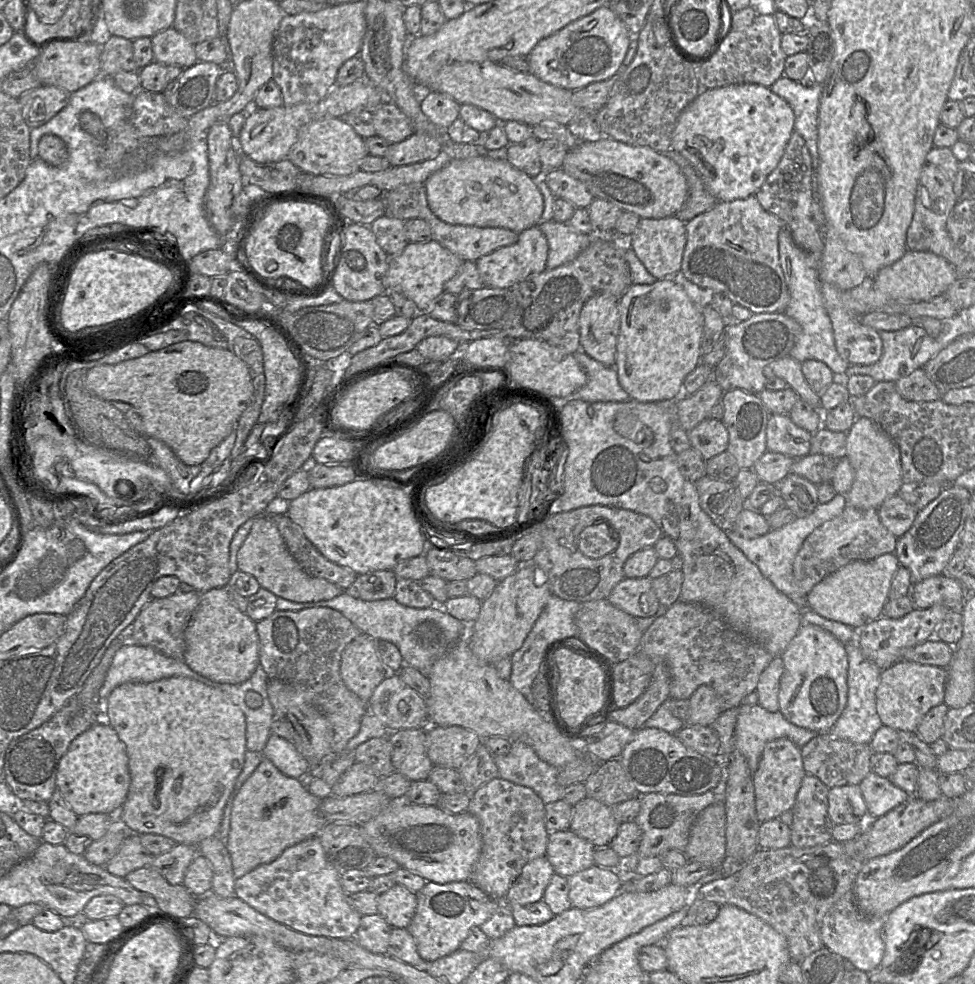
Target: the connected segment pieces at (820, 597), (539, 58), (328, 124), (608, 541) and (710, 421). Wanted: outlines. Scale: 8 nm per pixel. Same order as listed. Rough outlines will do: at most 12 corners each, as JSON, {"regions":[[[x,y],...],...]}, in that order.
{"regions":[[[895,553],[851,561],[807,607],[859,630],[882,616]],[[605,5],[541,39],[526,59],[575,91],[618,73],[627,26]],[[342,118],[304,125],[287,158],[318,175],[349,175],[369,155]],[[598,521],[578,537],[579,550],[598,559],[614,551],[619,534]],[[708,417],[687,432],[707,461],[727,450],[722,420]]]}

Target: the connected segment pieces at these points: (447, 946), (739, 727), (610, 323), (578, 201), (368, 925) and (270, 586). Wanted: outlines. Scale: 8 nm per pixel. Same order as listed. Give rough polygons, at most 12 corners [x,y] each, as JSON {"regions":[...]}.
{"regions":[[[426,881],[407,929],[433,962],[504,902],[470,881]],[[740,705],[734,749],[753,777],[769,741],[802,747],[817,734],[780,711]],[[589,298],[579,314],[580,349],[614,367],[618,299]],[[562,168],[542,178],[557,198],[576,208],[594,199],[580,180]],[[378,913],[365,915],[352,939],[386,954],[392,928]],[[270,515],[237,553],[238,571],[295,603],[344,590],[306,573]]]}

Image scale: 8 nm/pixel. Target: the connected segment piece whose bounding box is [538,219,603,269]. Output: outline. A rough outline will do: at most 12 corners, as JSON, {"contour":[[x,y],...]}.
{"contour":[[553,219],[538,225],[549,245],[547,269],[572,261],[597,233]]}

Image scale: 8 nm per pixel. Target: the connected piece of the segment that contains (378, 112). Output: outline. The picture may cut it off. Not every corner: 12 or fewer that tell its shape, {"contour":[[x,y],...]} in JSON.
{"contour":[[393,103],[371,109],[376,134],[398,143],[414,133]]}

